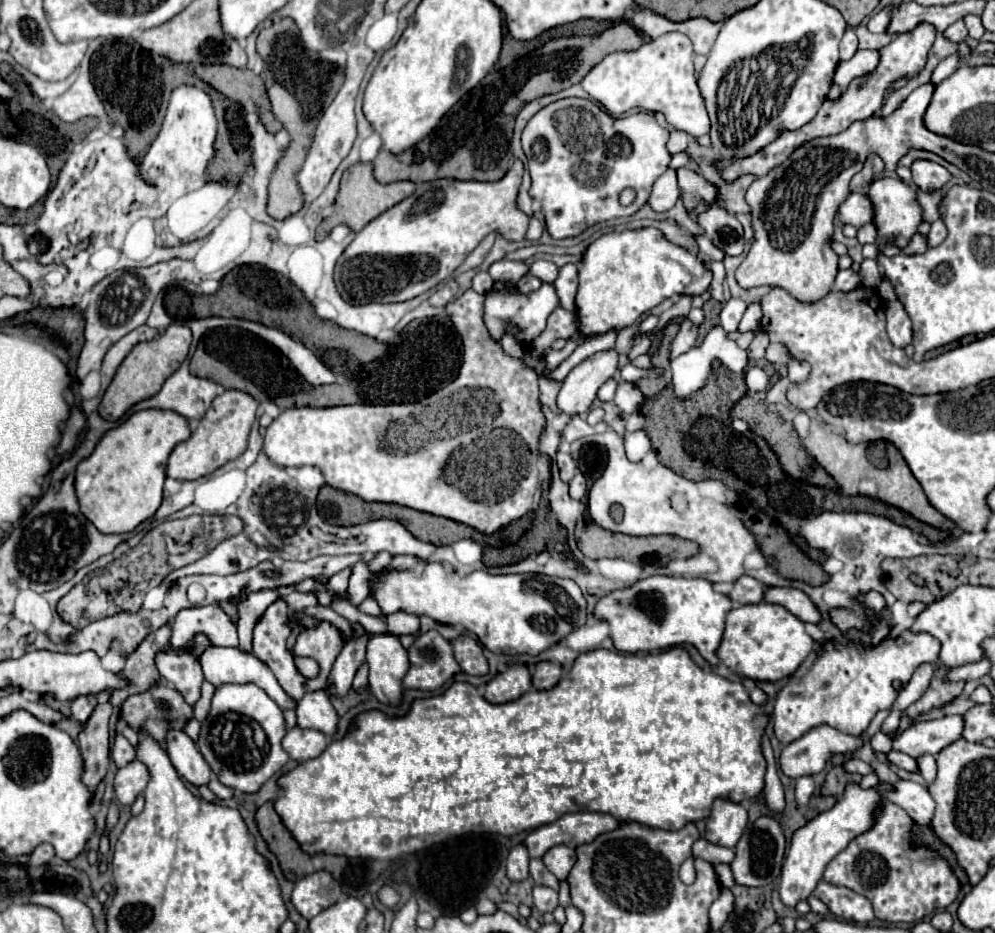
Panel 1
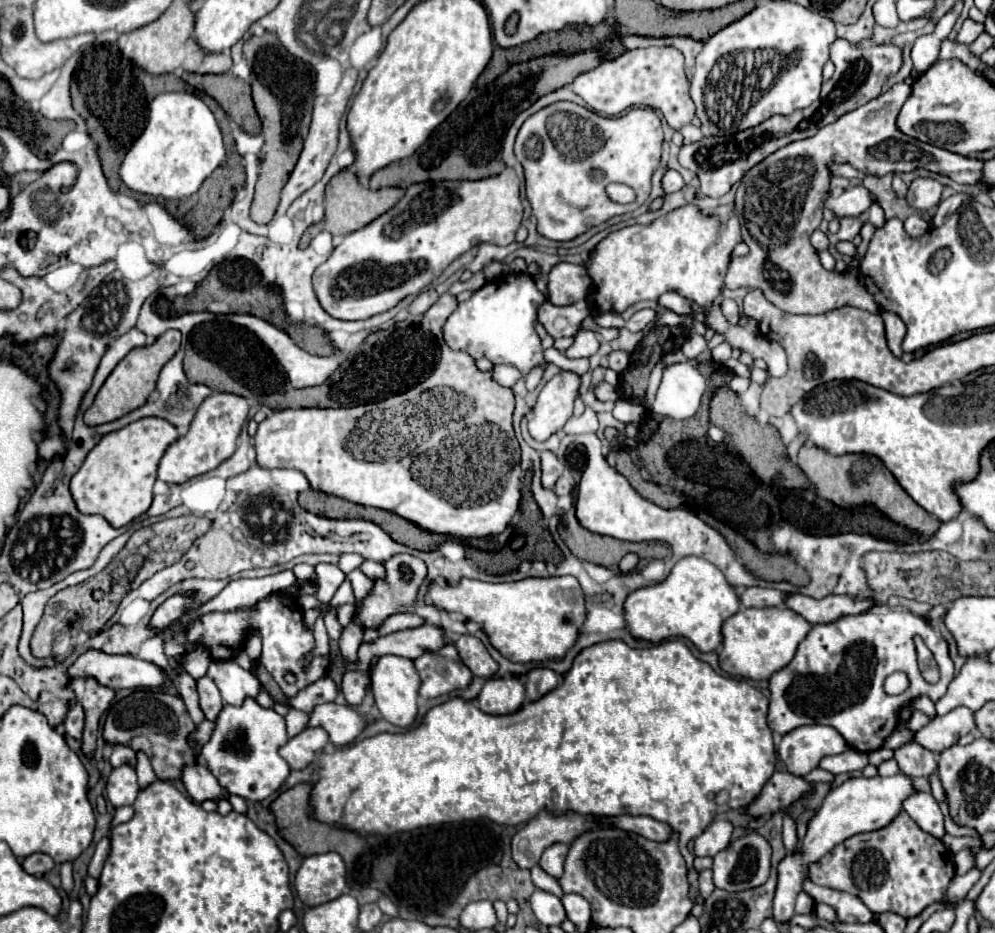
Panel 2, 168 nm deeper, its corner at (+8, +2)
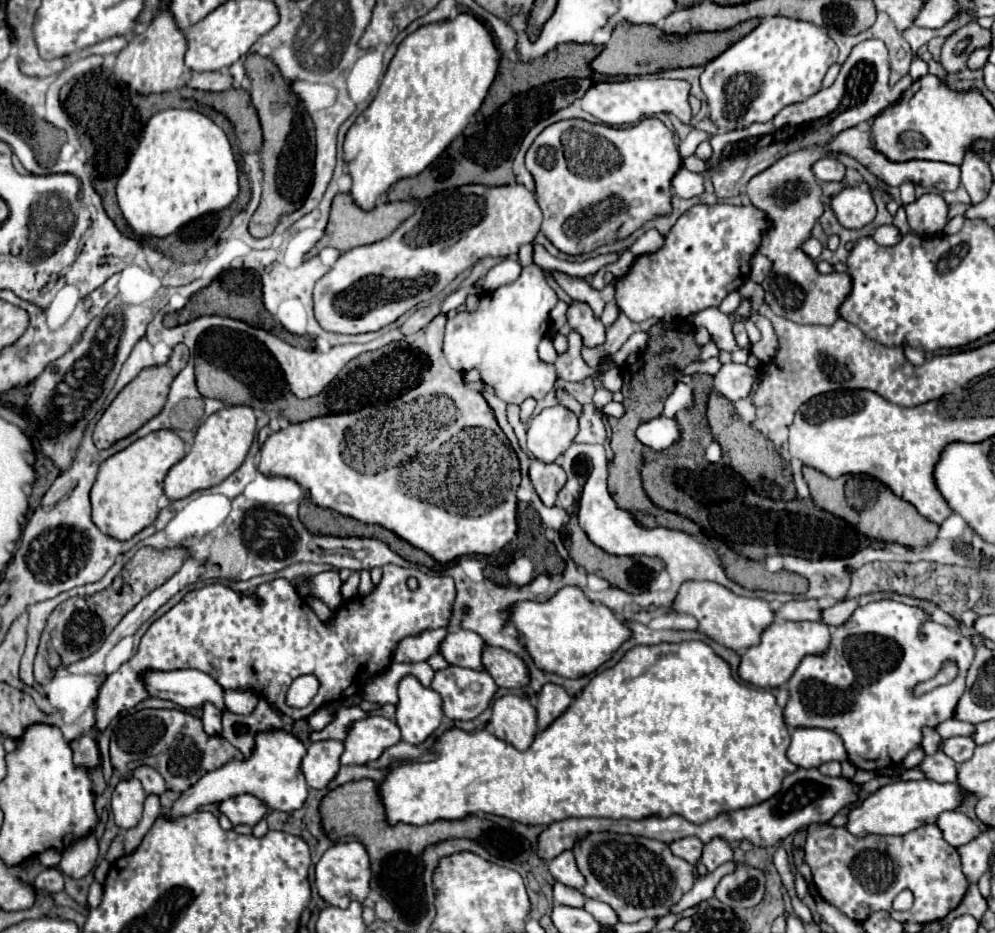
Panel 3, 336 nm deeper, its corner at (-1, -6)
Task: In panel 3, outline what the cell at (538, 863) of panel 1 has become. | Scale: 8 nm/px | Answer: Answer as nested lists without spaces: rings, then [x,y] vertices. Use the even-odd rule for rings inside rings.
[[[554,882],[554,888],[552,888],[552,894],[554,894],[554,902],[558,904],[564,904],[564,906],[574,906],[574,908],[582,908],[584,906],[584,896],[580,890],[574,890],[570,886],[564,886],[560,882]]]

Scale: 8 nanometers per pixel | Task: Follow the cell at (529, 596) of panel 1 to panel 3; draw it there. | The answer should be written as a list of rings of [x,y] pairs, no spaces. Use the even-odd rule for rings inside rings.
[[[566,586],[546,602],[514,602],[506,608],[506,614],[506,622],[518,630],[520,642],[536,668],[564,678],[580,678],[594,672],[630,636],[628,626],[610,608],[590,602],[578,586]]]

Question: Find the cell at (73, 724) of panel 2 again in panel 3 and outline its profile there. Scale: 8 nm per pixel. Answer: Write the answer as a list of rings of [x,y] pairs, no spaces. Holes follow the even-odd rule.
[[[82,734],[76,740],[76,750],[74,750],[74,762],[84,768],[94,768],[100,762],[98,754],[98,744],[90,734]]]

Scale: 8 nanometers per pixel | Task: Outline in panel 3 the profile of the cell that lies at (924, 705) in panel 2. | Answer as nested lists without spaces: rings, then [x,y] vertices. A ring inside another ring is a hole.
[[[950,718],[950,720],[944,720],[942,724],[936,726],[936,732],[942,736],[942,738],[952,738],[952,736],[970,736],[974,732],[974,724],[964,724],[956,718]]]

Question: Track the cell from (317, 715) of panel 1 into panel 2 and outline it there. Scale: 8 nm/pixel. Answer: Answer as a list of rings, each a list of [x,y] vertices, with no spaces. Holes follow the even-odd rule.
[[[335,702],[317,706],[309,718],[309,726],[323,726],[337,748],[351,744],[369,722],[371,718],[355,712],[351,706],[339,706]]]

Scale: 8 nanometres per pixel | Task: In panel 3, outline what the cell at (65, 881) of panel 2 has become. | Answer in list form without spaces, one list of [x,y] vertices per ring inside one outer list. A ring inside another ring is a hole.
[[[88,834],[86,838],[76,840],[70,848],[66,848],[62,852],[62,860],[60,860],[58,868],[64,874],[68,874],[70,878],[82,878],[94,868],[96,856],[98,856],[96,836]]]

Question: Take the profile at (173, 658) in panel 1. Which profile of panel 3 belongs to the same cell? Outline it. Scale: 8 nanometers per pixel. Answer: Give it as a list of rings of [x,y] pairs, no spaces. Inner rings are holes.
[[[210,702],[202,704],[200,710],[202,710],[202,724],[204,724],[206,734],[210,734],[210,736],[220,734],[220,730],[222,730],[222,726],[220,726],[220,710],[216,706],[212,706]]]

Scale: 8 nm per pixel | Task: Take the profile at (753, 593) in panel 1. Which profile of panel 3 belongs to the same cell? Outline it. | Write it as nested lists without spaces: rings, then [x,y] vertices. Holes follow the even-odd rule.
[[[792,600],[780,604],[778,610],[774,610],[776,620],[820,620],[820,608],[816,600]]]

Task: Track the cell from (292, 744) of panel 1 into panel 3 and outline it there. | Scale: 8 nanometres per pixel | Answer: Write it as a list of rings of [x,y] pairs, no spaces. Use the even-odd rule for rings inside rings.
[[[322,740],[308,746],[300,770],[312,788],[324,788],[336,776],[342,750],[340,740]]]

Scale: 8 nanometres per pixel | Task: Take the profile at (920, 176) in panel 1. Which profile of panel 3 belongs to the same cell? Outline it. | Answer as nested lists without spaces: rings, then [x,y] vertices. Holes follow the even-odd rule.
[[[924,194],[906,206],[906,214],[916,234],[940,234],[948,222],[948,204],[940,194]]]

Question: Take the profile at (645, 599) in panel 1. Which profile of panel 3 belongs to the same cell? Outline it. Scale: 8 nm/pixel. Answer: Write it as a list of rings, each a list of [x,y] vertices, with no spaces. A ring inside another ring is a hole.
[[[686,580],[680,586],[680,592],[674,598],[670,610],[674,614],[694,616],[698,620],[698,632],[734,652],[758,644],[760,632],[774,620],[774,610],[768,606],[766,600],[738,596],[726,586],[710,580]]]

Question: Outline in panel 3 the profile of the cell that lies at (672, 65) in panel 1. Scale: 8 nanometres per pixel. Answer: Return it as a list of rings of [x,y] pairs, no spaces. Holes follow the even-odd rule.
[[[634,76],[624,82],[600,82],[588,88],[588,92],[582,96],[580,104],[582,110],[590,112],[594,118],[608,126],[622,126],[622,124],[634,124],[644,116],[654,114],[674,114],[682,124],[690,124],[692,110],[690,110],[690,84],[686,80],[670,80],[670,78],[642,78]]]

